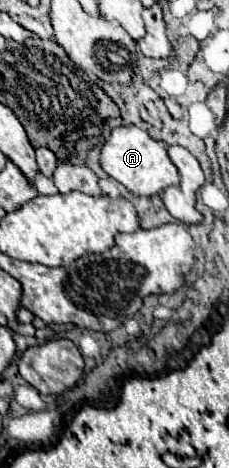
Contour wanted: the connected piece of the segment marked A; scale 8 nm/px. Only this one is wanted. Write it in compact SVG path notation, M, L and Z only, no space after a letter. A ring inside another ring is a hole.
M136 125L116 127L112 131L110 139L102 145L100 163L102 163L102 169L110 177L120 181L128 191L142 195L142 197L152 197L156 193L162 193L166 187L180 183L180 173L168 157L166 143L152 139L144 129Z

